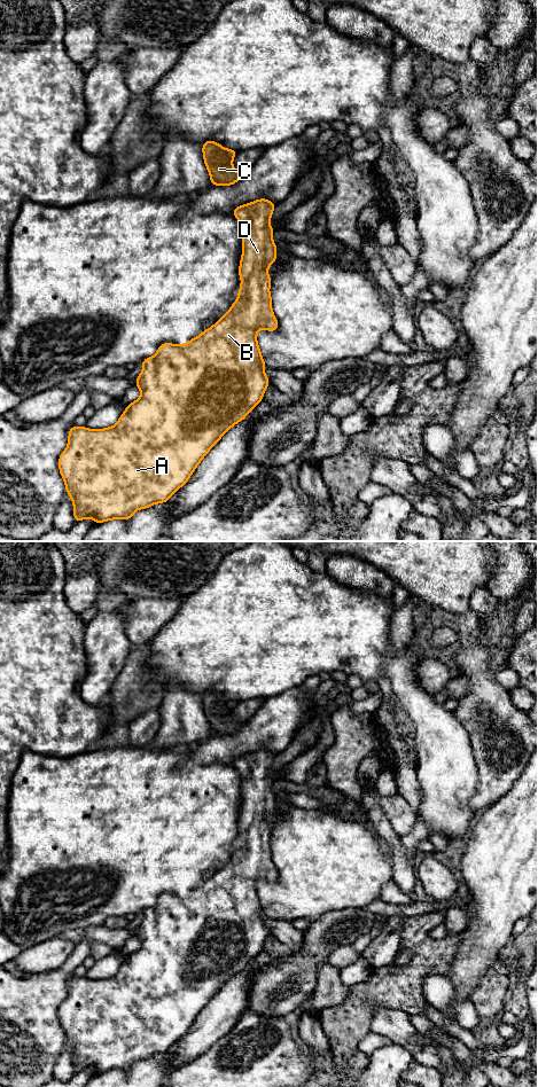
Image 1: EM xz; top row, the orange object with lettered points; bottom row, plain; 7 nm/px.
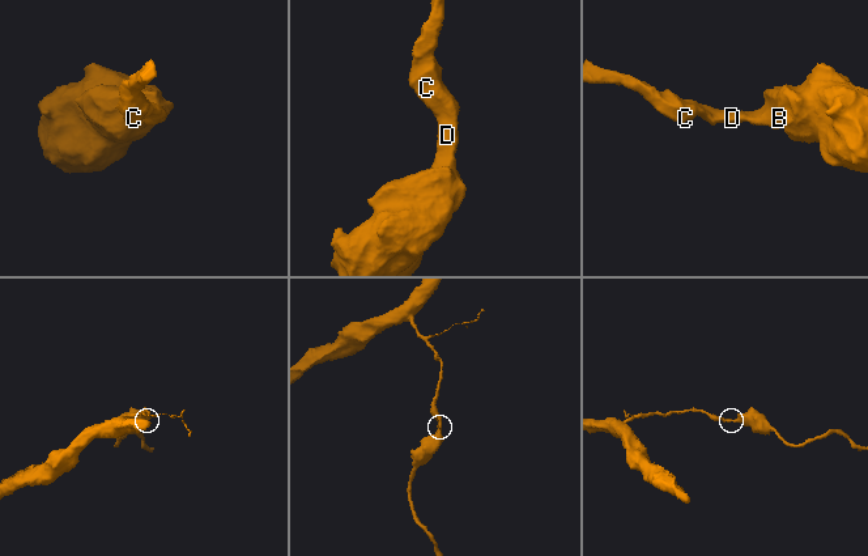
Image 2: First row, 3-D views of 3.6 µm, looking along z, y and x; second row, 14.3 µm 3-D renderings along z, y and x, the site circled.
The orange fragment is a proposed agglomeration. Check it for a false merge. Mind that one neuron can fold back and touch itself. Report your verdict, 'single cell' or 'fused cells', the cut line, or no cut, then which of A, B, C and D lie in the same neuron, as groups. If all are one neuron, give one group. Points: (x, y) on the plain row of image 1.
single cell; no cut; A B C D

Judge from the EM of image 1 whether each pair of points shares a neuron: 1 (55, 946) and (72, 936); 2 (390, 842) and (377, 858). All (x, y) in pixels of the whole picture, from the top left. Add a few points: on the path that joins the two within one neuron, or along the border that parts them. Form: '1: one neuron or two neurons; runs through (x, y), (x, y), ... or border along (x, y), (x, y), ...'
1: two neurons; border along (59, 936), (71, 940), (76, 945)
2: two neurons; border along (371, 824), (389, 851), (394, 873)

